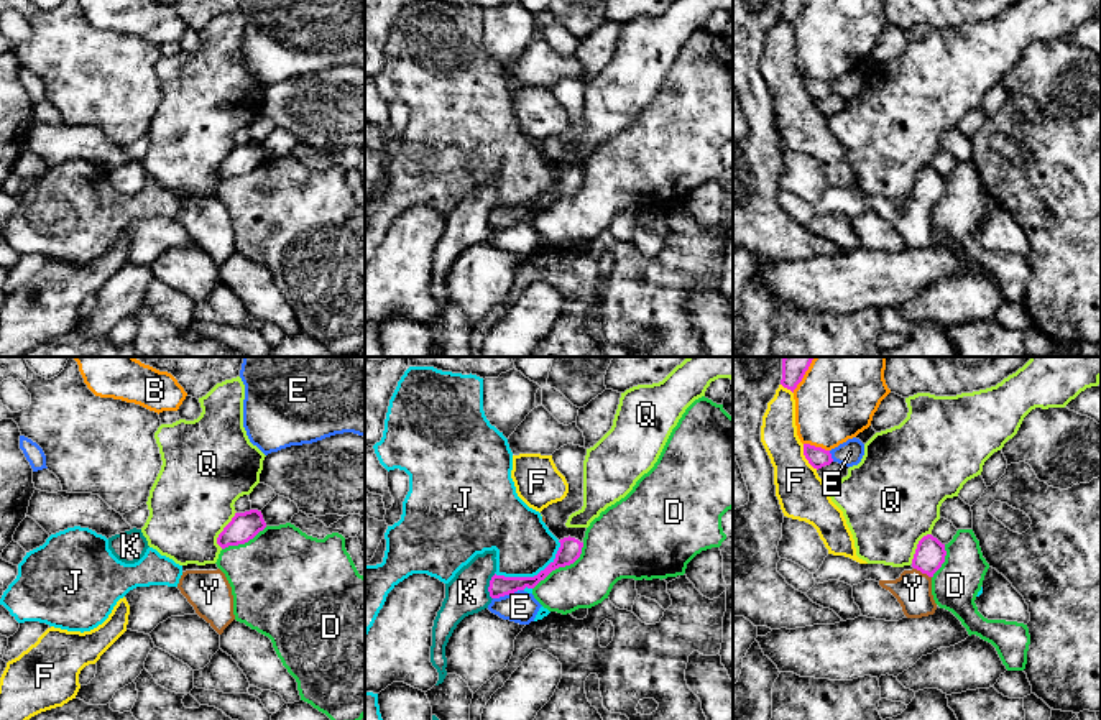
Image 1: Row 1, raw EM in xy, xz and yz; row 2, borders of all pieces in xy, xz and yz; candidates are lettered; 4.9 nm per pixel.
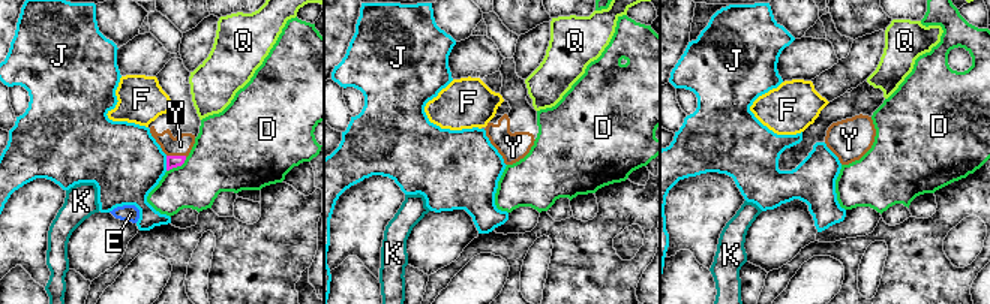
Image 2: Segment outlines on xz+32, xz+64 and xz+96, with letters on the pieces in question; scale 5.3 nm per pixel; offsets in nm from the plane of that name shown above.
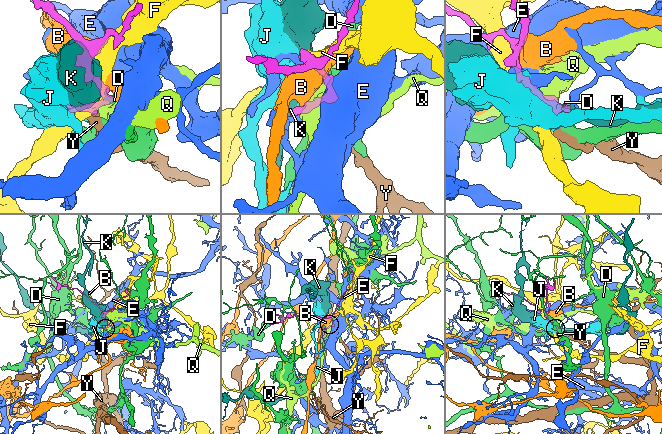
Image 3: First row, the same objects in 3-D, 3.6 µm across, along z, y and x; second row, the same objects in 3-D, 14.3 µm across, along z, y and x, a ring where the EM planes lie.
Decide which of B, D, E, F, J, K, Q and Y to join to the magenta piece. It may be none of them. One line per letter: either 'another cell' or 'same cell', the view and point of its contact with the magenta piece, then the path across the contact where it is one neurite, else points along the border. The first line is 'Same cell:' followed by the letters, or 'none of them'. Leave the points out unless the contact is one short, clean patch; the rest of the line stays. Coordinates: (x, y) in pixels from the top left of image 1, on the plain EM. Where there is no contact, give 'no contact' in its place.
Same cell: Y
B: another cell; meets magenta in yz at (817, 79)
D: another cell; meets magenta in xz at (562, 198)
E: another cell; meets magenta in xz at (505, 226)
F: another cell; meets magenta in yz at (806, 89)
J: another cell; meets magenta in xz at (531, 209); border along xz (561, 175), (556, 188), (533, 207), (495, 206)
K: another cell; meets magenta in xz at (488, 219); border along xz (495, 206), (488, 216), (488, 227), (492, 230)
Q: another cell; meets magenta in xy at (224, 161)
Y: same cell; meets magenta in yz at (922, 204); runs through yz (930, 184), (922, 204), (912, 221)

